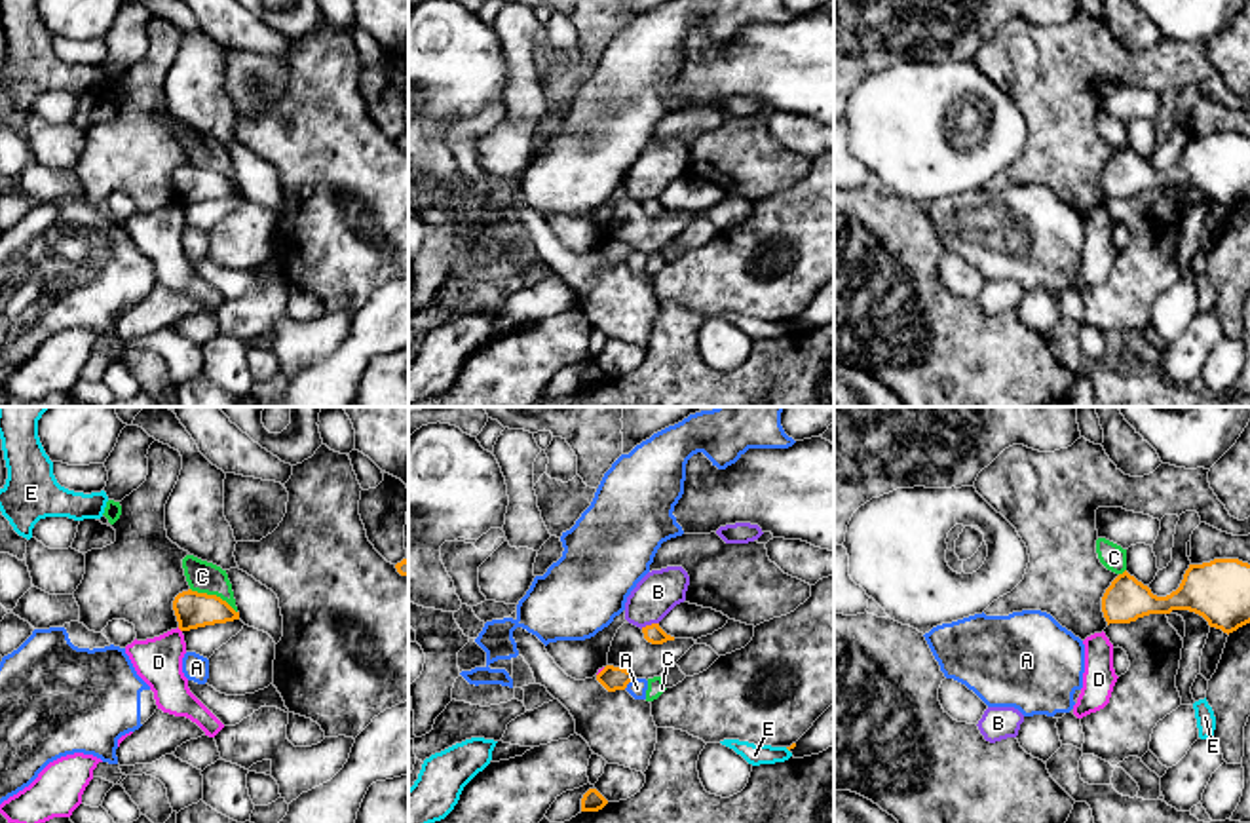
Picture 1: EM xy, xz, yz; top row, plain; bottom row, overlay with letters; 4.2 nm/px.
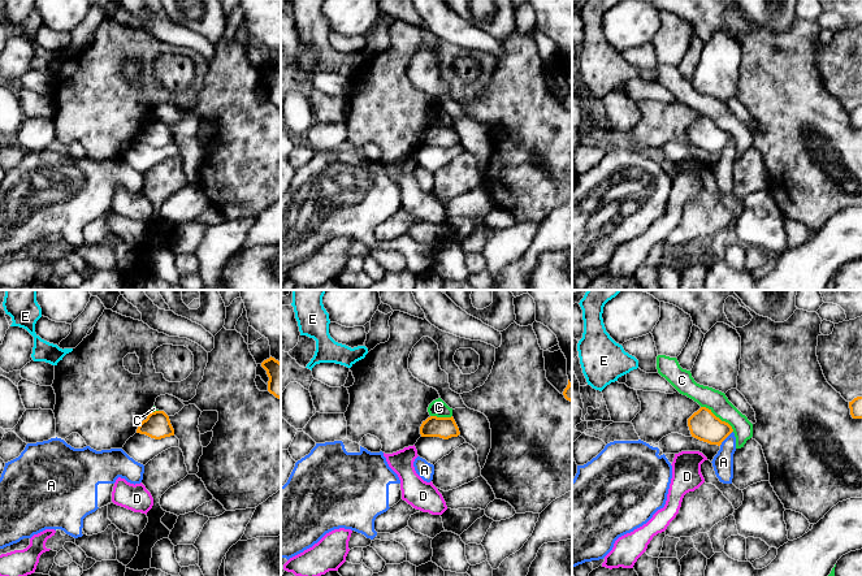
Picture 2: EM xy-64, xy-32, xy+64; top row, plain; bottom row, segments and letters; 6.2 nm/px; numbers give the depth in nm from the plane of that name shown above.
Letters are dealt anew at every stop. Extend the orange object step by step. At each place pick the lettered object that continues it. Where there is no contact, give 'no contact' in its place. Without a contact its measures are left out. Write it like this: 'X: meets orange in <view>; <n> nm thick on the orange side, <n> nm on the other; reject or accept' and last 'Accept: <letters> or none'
A: meets orange in xz; 100 nm thick on the orange side, 80 nm on the other; reject
B: meets orange in xz; 80 nm thick on the orange side, 180 nm on the other; reject
C: meets orange in xy; 150 nm thick on the orange side, 140 nm on the other; reject
D: meets orange in xz; 100 nm thick on the orange side, 20 nm on the other; reject
E: no contact; reject
Accept: none

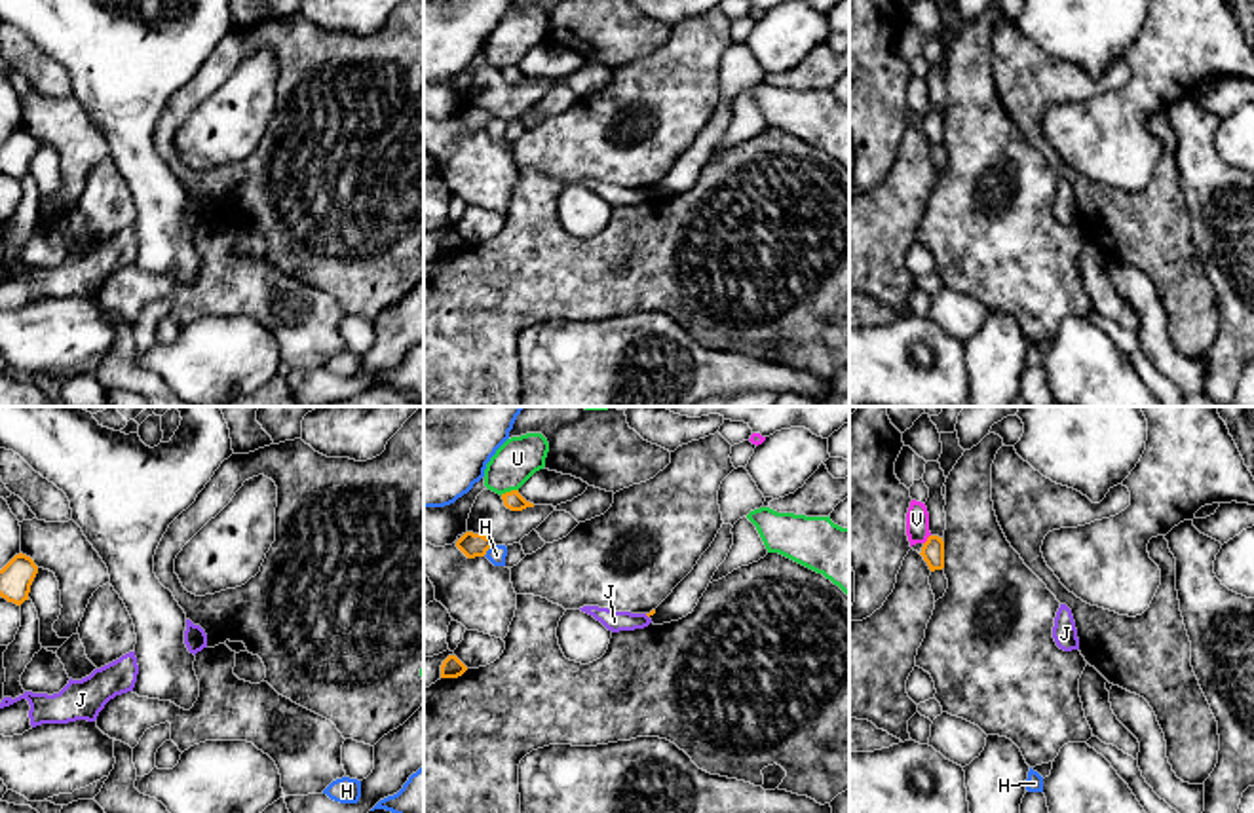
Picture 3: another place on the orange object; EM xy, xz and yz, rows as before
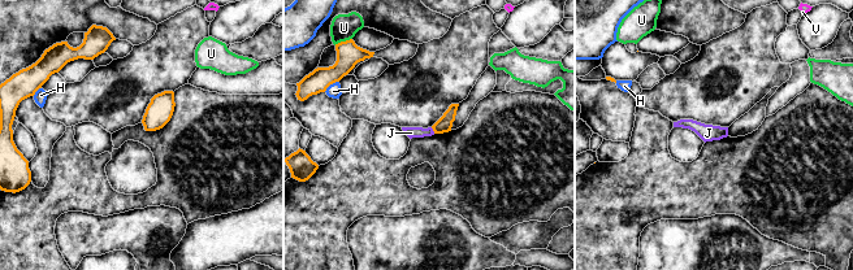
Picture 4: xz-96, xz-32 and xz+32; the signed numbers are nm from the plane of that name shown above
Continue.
H: meets orange in xz; 100 nm thick on the orange side, 80 nm on the other; reject
J: no contact; reject
U: meets orange in xz; 80 nm thick on the orange side, 180 nm on the other; reject
V: meets orange in yz; 100 nm thick on the orange side, 100 nm on the other; reject
Accept: none

